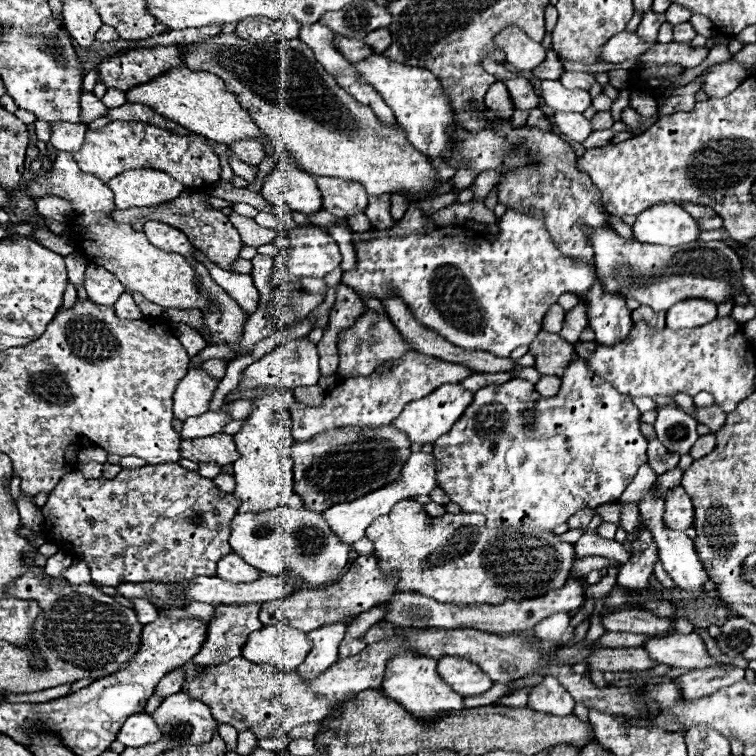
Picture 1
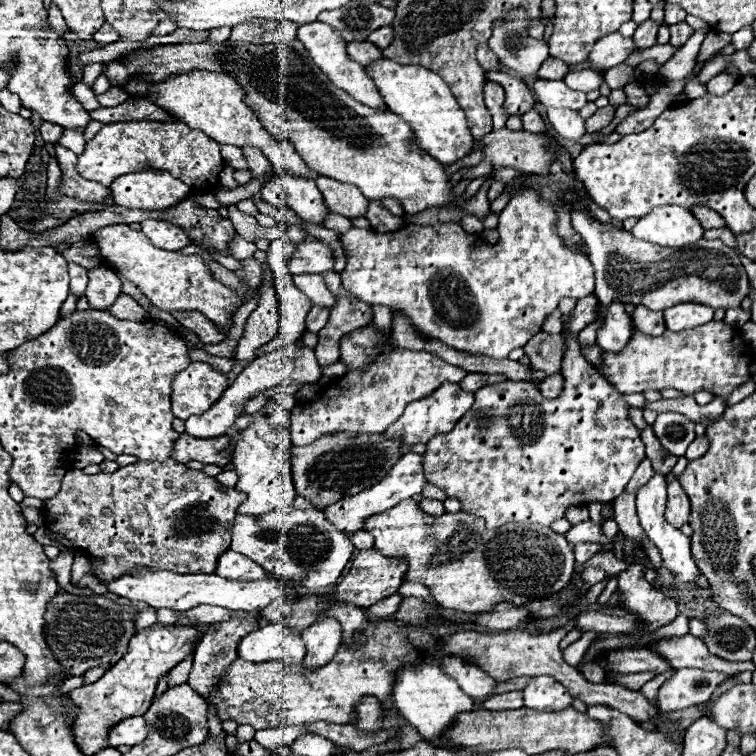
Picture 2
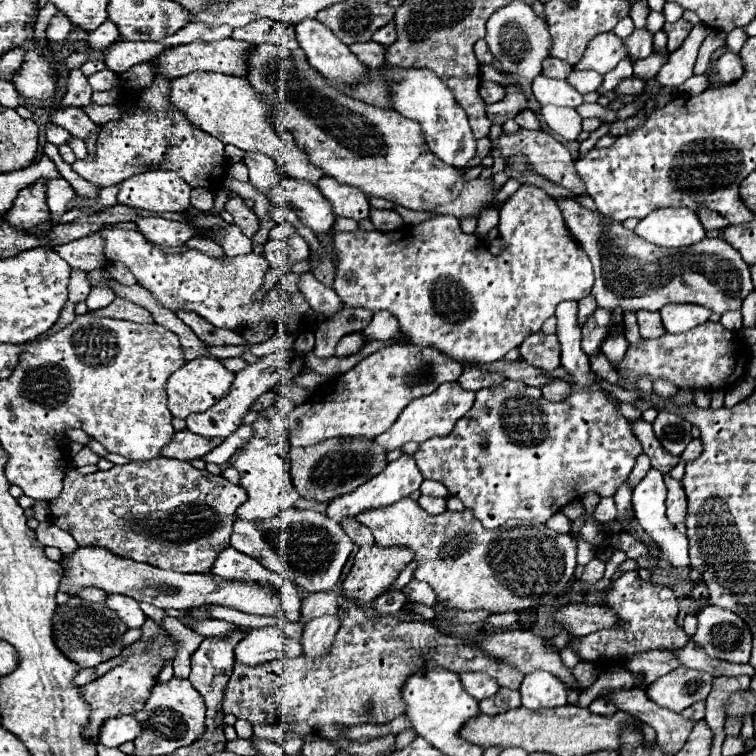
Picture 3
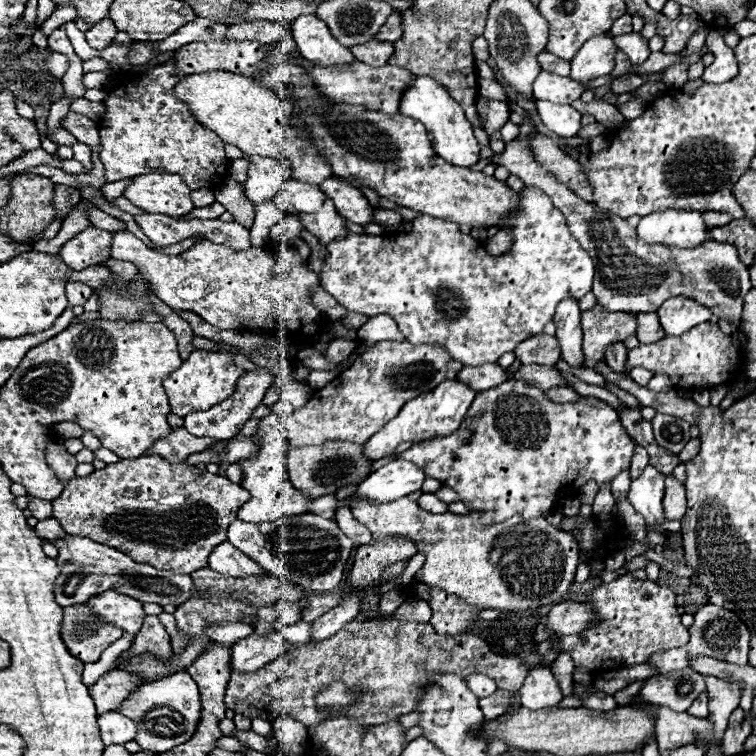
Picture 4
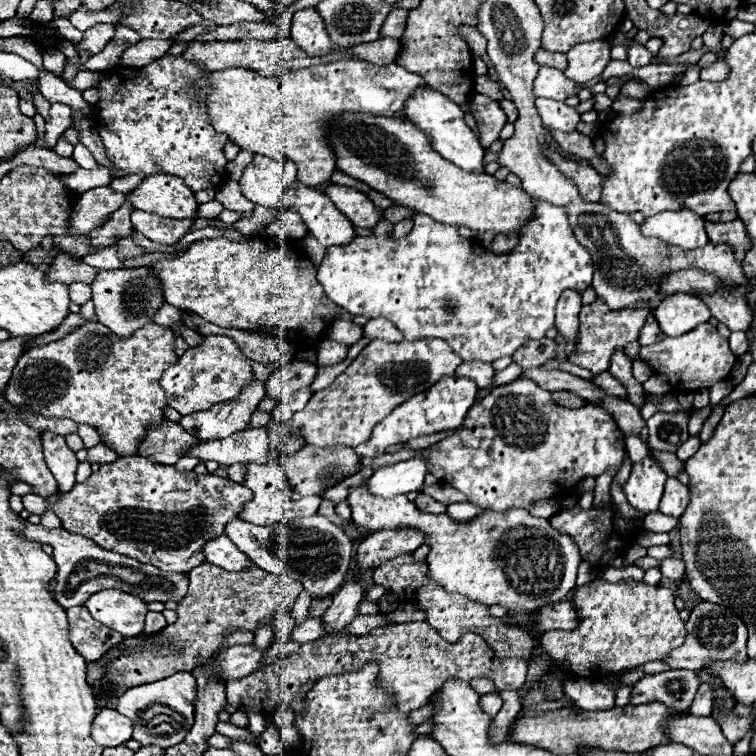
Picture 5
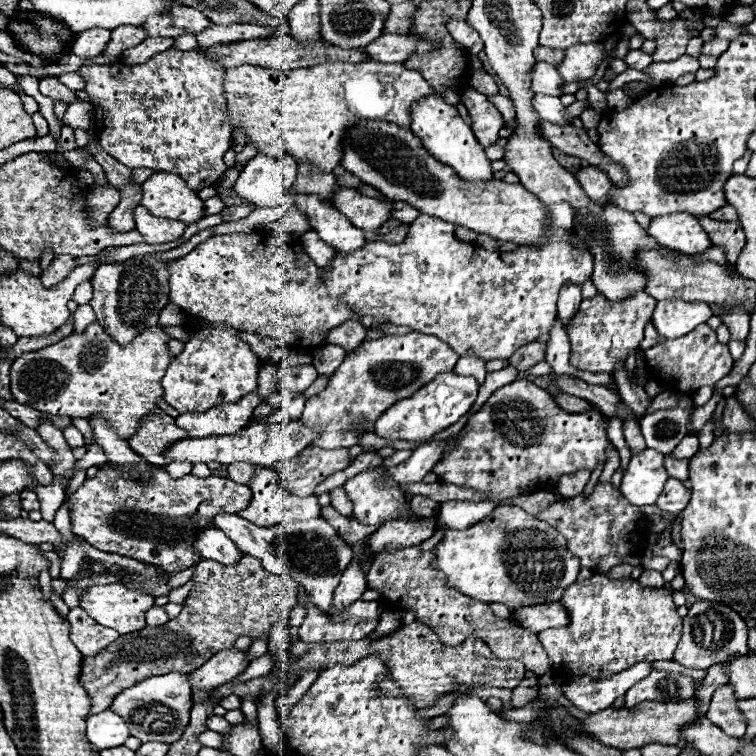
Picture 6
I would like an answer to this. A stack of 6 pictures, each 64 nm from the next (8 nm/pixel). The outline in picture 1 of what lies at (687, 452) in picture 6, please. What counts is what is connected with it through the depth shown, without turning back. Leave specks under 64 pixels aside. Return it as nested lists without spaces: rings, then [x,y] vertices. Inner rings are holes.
[[[710,432],[710,434],[700,436],[700,438],[696,440],[696,444],[694,444],[692,450],[690,450],[690,456],[692,456],[694,460],[698,460],[698,458],[710,454],[714,448],[716,448],[716,434]]]

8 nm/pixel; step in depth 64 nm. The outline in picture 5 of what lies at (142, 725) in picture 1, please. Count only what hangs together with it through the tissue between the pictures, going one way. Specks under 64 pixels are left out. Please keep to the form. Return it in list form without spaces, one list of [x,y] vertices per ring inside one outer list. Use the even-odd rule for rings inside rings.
[[[104,708],[98,712],[92,728],[92,738],[102,746],[120,746],[132,738],[134,724],[130,718],[118,714],[116,710]]]

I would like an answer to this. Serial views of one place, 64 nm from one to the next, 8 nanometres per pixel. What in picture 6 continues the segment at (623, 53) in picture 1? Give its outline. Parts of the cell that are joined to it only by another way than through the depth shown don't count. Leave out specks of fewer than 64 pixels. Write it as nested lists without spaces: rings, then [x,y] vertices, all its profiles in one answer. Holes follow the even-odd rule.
[[[602,42],[576,44],[566,50],[566,58],[560,66],[556,66],[556,70],[560,72],[564,82],[580,82],[592,78],[604,58],[606,50]]]

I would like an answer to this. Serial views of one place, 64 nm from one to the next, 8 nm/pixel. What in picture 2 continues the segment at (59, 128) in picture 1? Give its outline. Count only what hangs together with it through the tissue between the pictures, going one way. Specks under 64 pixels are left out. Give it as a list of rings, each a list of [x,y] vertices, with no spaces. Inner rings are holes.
[[[64,128],[62,136],[58,138],[60,146],[64,146],[66,150],[72,150],[74,154],[82,154],[86,140],[84,140],[84,128]]]

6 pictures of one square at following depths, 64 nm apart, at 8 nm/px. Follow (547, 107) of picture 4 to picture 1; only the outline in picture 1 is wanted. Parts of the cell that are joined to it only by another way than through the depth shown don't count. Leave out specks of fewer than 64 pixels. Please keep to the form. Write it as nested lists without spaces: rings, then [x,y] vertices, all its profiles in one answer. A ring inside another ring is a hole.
[[[556,112],[554,122],[560,128],[560,132],[574,142],[584,142],[594,132],[590,120],[576,112]]]

